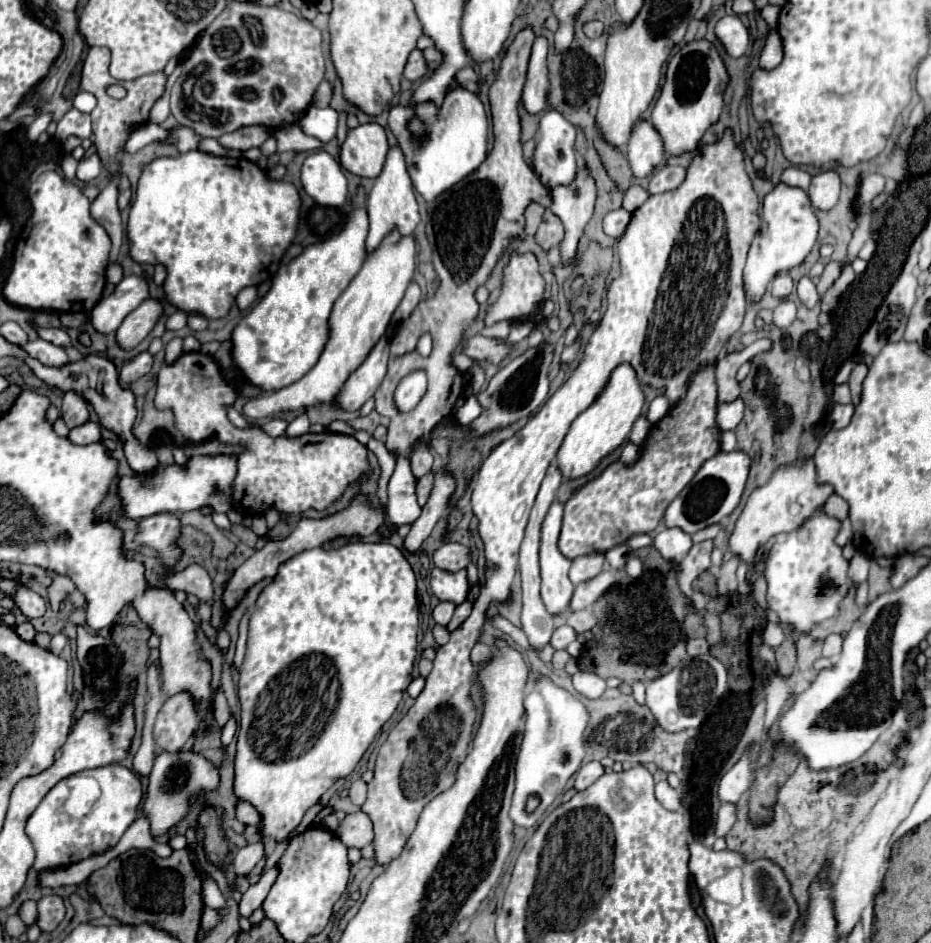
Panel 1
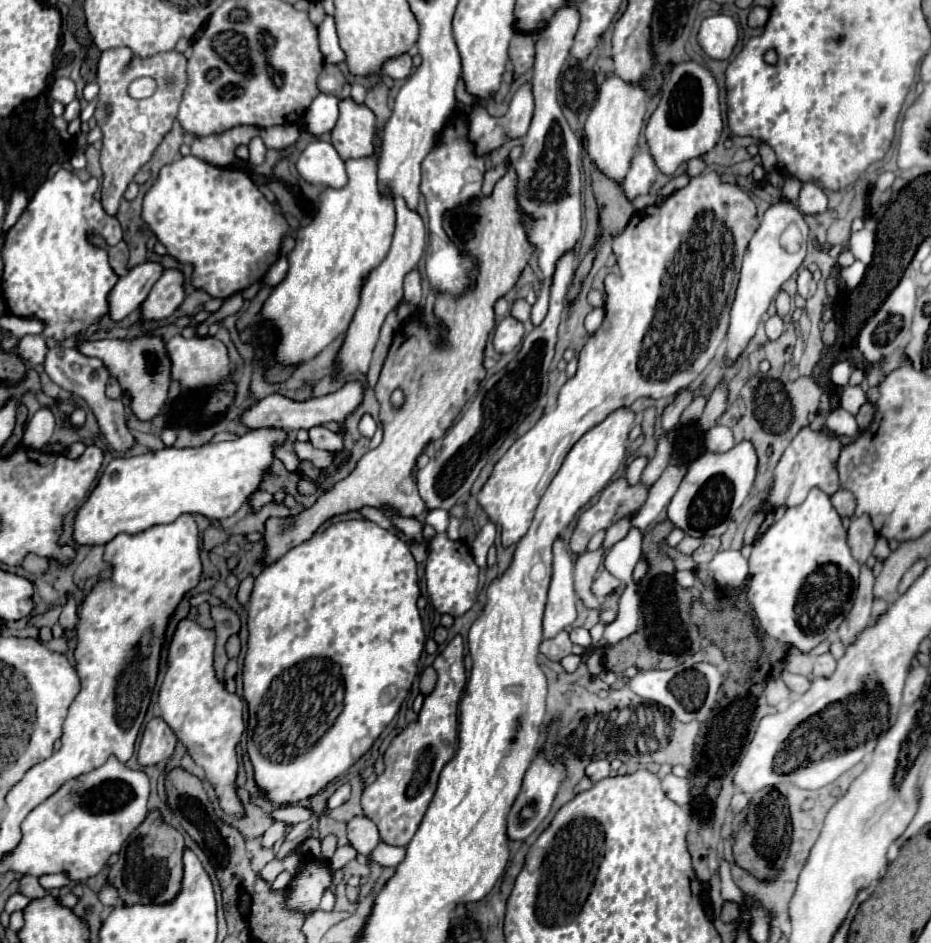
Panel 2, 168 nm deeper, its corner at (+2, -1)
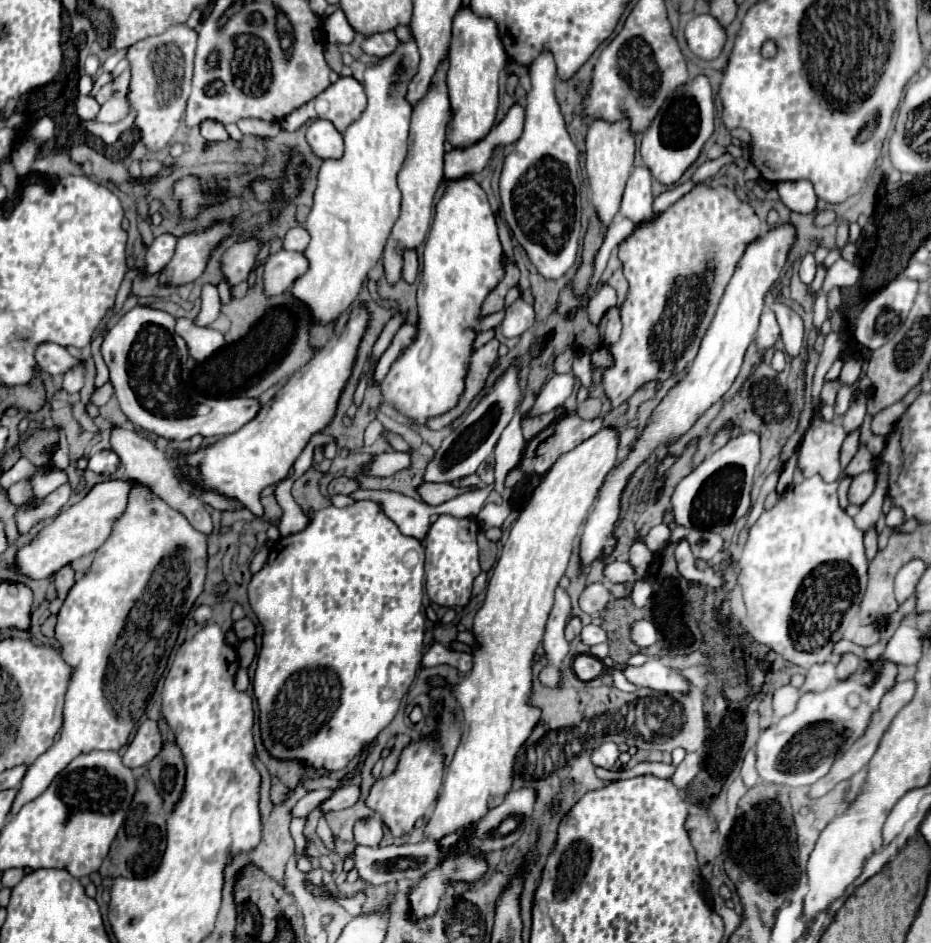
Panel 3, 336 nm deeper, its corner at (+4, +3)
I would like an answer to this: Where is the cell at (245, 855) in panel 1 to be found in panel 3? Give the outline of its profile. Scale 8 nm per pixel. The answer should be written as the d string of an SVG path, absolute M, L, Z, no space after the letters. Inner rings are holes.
M319 788L319 790L309 792L307 796L303 796L303 798L297 802L297 806L293 808L293 816L307 816L307 814L313 812L321 802L325 802L331 794L333 794L331 788Z

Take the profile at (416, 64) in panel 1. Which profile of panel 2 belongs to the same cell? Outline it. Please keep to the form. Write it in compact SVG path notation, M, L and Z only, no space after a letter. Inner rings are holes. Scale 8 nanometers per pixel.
M403 54L403 56L399 56L399 58L389 60L389 62L383 66L383 72L389 74L391 78L395 78L395 80L401 80L401 78L407 78L407 76L411 74L411 68L413 68L411 56L409 56L409 54Z

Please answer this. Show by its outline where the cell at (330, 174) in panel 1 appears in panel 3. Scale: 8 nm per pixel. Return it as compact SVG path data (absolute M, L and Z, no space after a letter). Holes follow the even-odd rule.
M313 120L313 124L307 128L307 142L321 158L339 158L343 154L343 134L331 120Z

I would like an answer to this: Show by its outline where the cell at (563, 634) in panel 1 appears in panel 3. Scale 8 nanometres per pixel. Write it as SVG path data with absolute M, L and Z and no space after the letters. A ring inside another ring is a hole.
M587 624L587 626L583 626L583 630L581 630L581 642L587 644L587 646L595 646L595 644L607 642L607 632L605 632L601 626Z

